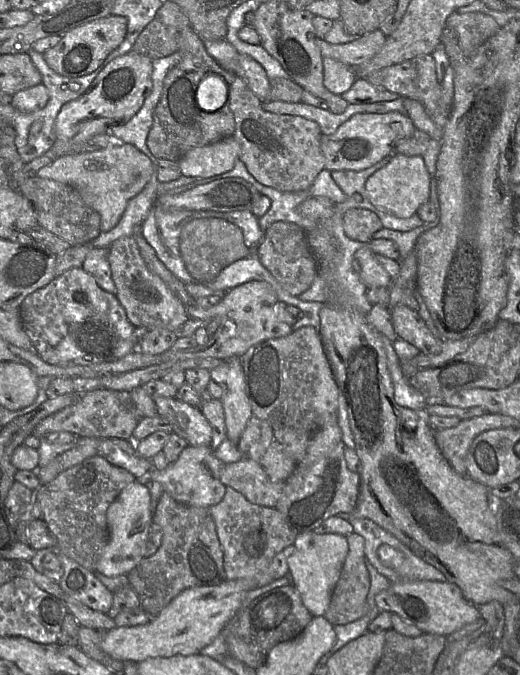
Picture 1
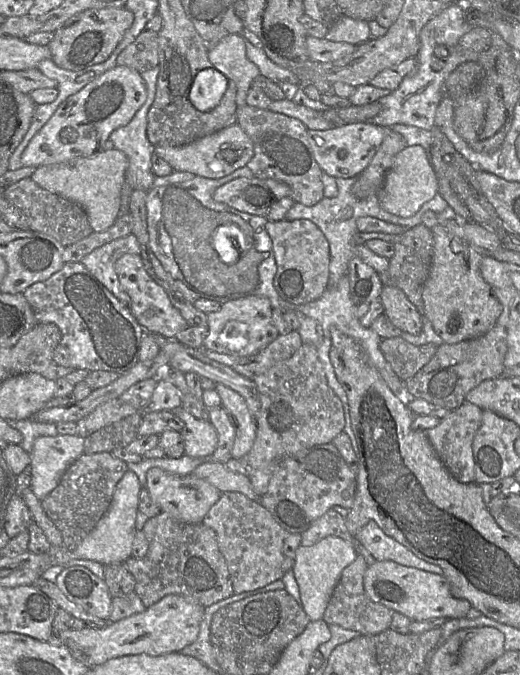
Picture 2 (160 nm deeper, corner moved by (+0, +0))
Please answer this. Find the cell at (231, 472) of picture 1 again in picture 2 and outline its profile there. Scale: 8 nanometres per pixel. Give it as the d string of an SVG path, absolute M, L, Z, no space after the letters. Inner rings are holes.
M207 461L196 467L191 474L212 484L220 492L240 492L253 501L260 501L261 497L254 491L250 479L229 470L225 463Z

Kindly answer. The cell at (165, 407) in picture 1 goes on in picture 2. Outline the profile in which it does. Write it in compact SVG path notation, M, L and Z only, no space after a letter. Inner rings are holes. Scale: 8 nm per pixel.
M182 407L172 411L185 424L180 432L183 436L185 454L194 458L209 458L218 445L218 434L208 420L198 420Z

